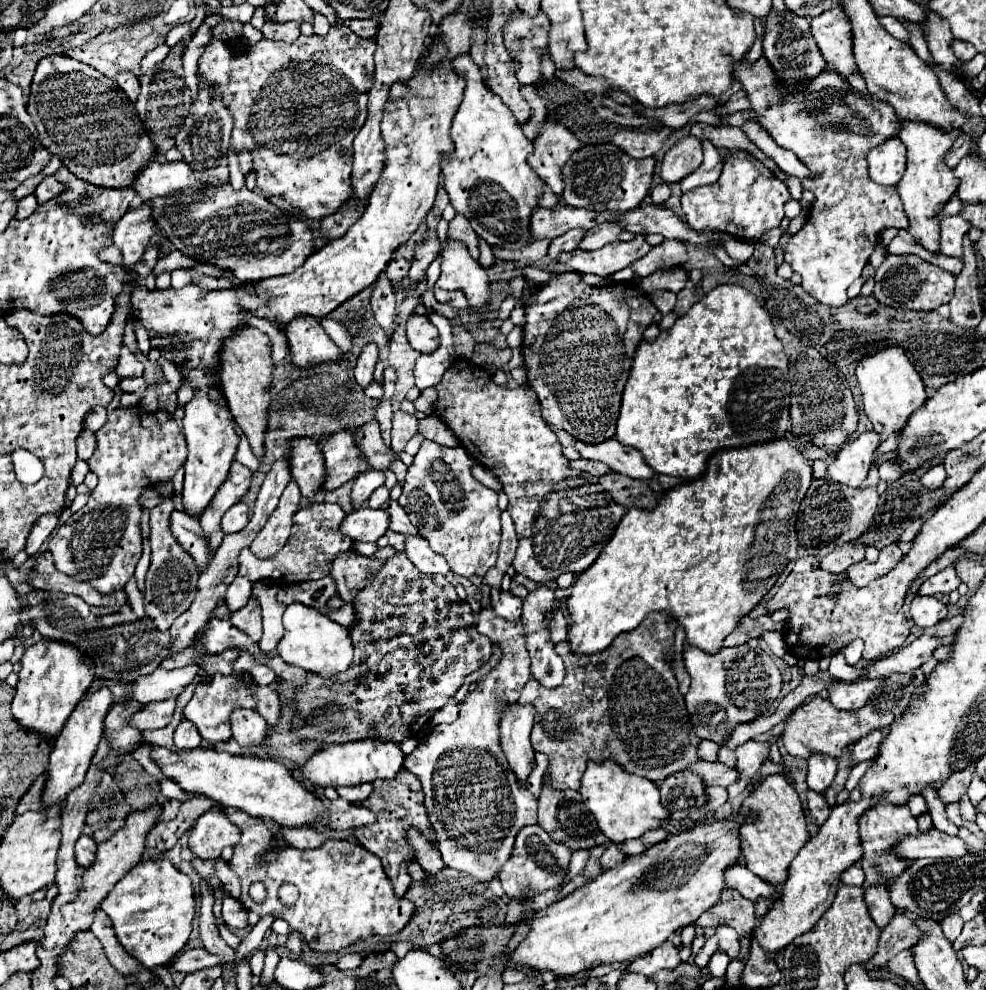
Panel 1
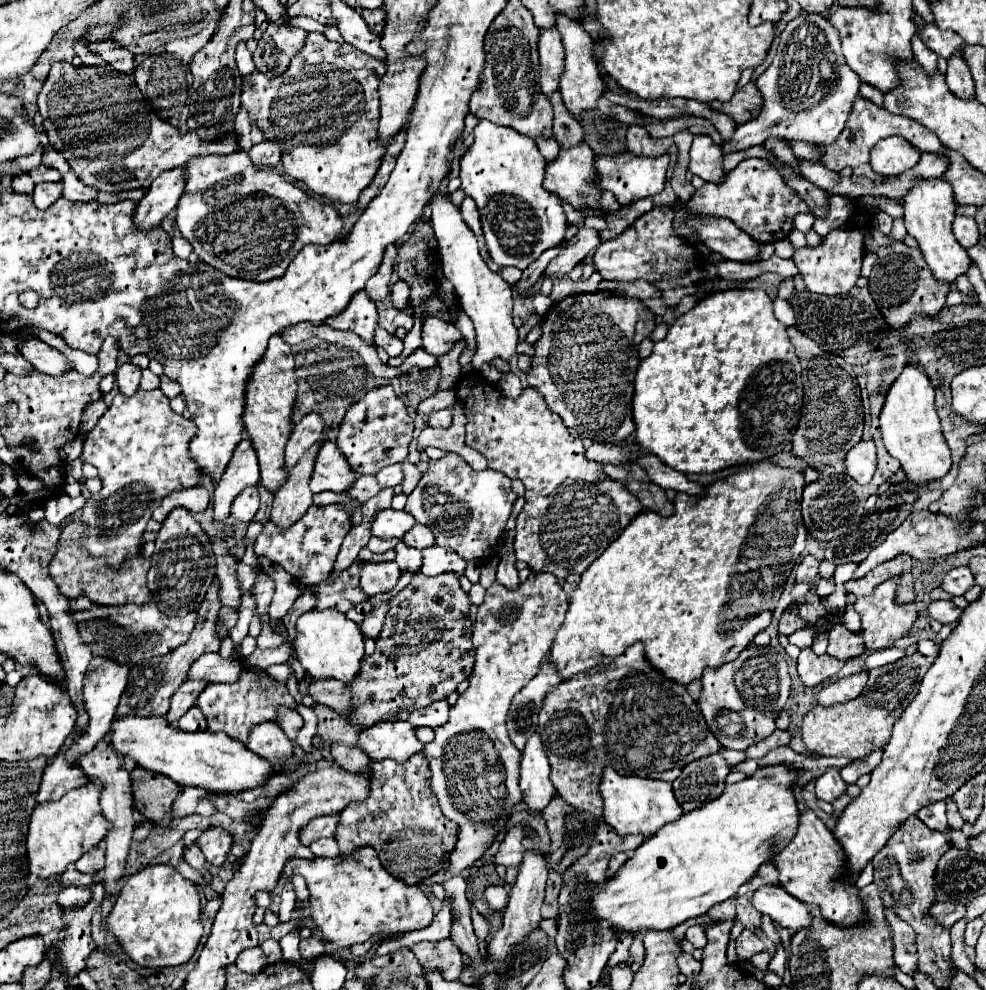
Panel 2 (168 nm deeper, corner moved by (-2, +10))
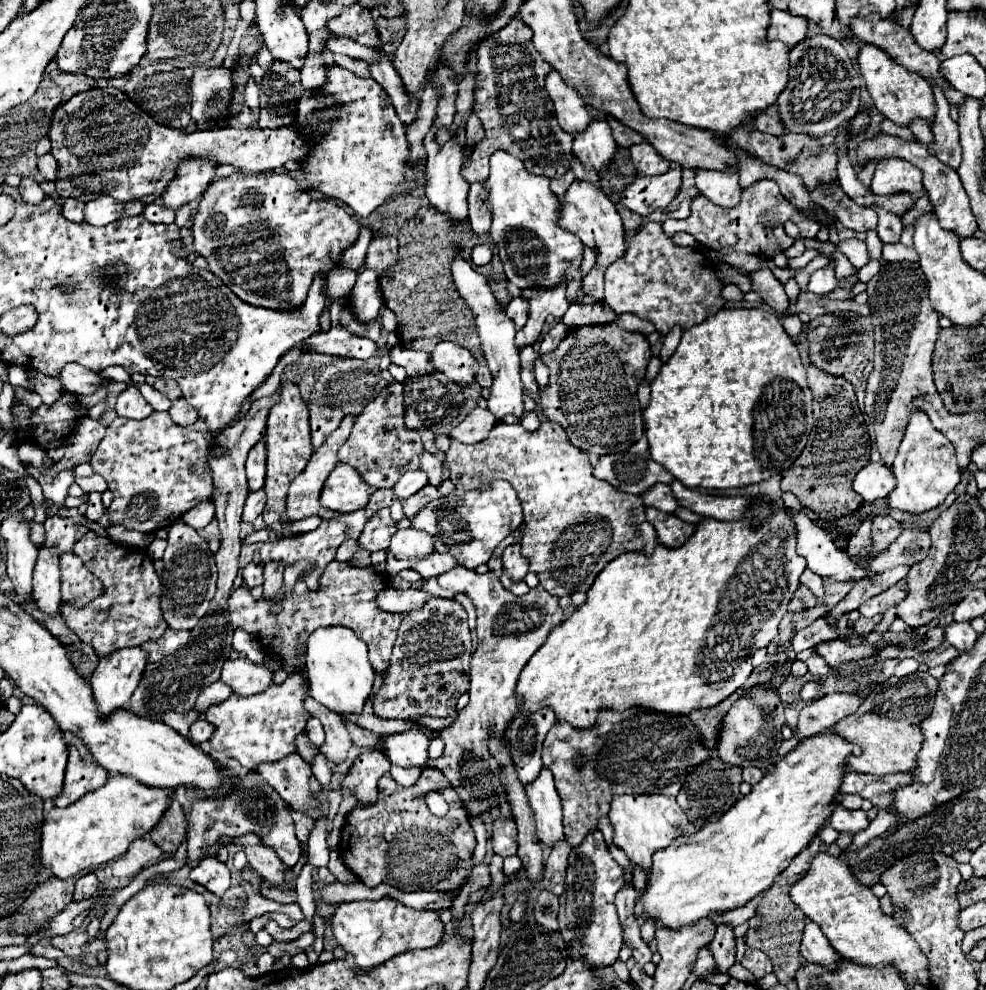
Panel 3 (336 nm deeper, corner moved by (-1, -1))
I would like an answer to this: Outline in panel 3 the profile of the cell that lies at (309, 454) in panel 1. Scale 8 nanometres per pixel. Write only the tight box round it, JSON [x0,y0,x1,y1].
[321,464,371,514]

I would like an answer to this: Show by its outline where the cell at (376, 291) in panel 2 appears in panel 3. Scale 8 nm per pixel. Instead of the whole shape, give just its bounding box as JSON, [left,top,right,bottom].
[367,236,397,274]

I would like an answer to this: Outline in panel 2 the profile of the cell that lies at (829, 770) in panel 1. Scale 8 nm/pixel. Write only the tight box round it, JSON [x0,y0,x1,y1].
[816,767,846,803]

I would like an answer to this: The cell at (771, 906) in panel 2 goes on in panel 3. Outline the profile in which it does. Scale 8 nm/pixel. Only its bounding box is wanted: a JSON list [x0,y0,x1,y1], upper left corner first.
[801,920,841,972]

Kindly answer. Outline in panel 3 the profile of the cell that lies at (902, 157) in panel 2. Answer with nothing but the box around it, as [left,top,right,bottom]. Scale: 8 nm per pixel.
[871,158,925,198]

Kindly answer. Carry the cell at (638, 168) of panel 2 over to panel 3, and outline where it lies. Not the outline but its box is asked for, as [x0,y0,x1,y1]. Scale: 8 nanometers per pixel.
[621,166,681,216]

